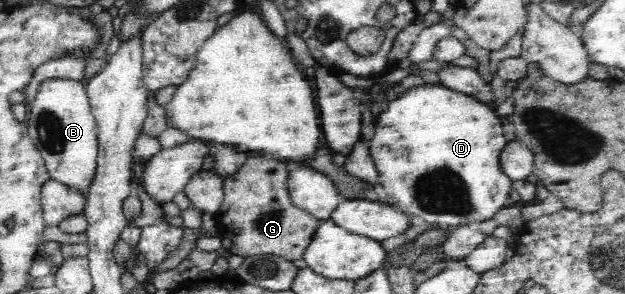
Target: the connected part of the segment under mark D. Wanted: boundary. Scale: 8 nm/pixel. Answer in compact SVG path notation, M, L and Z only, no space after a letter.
M422 82L422 84L406 88L400 95L390 100L384 107L384 110L380 112L374 125L376 132L374 132L374 138L370 141L369 151L379 174L379 184L384 187L392 204L398 210L412 216L415 220L419 219L421 222L430 222L430 224L439 224L440 226L464 226L464 224L480 223L483 220L488 220L502 208L511 204L509 195L513 182L508 175L504 174L499 161L500 152L507 144L503 132L505 120L498 115L496 110L488 107L488 104L480 102L480 99L476 99L476 96L466 95L442 84Z

